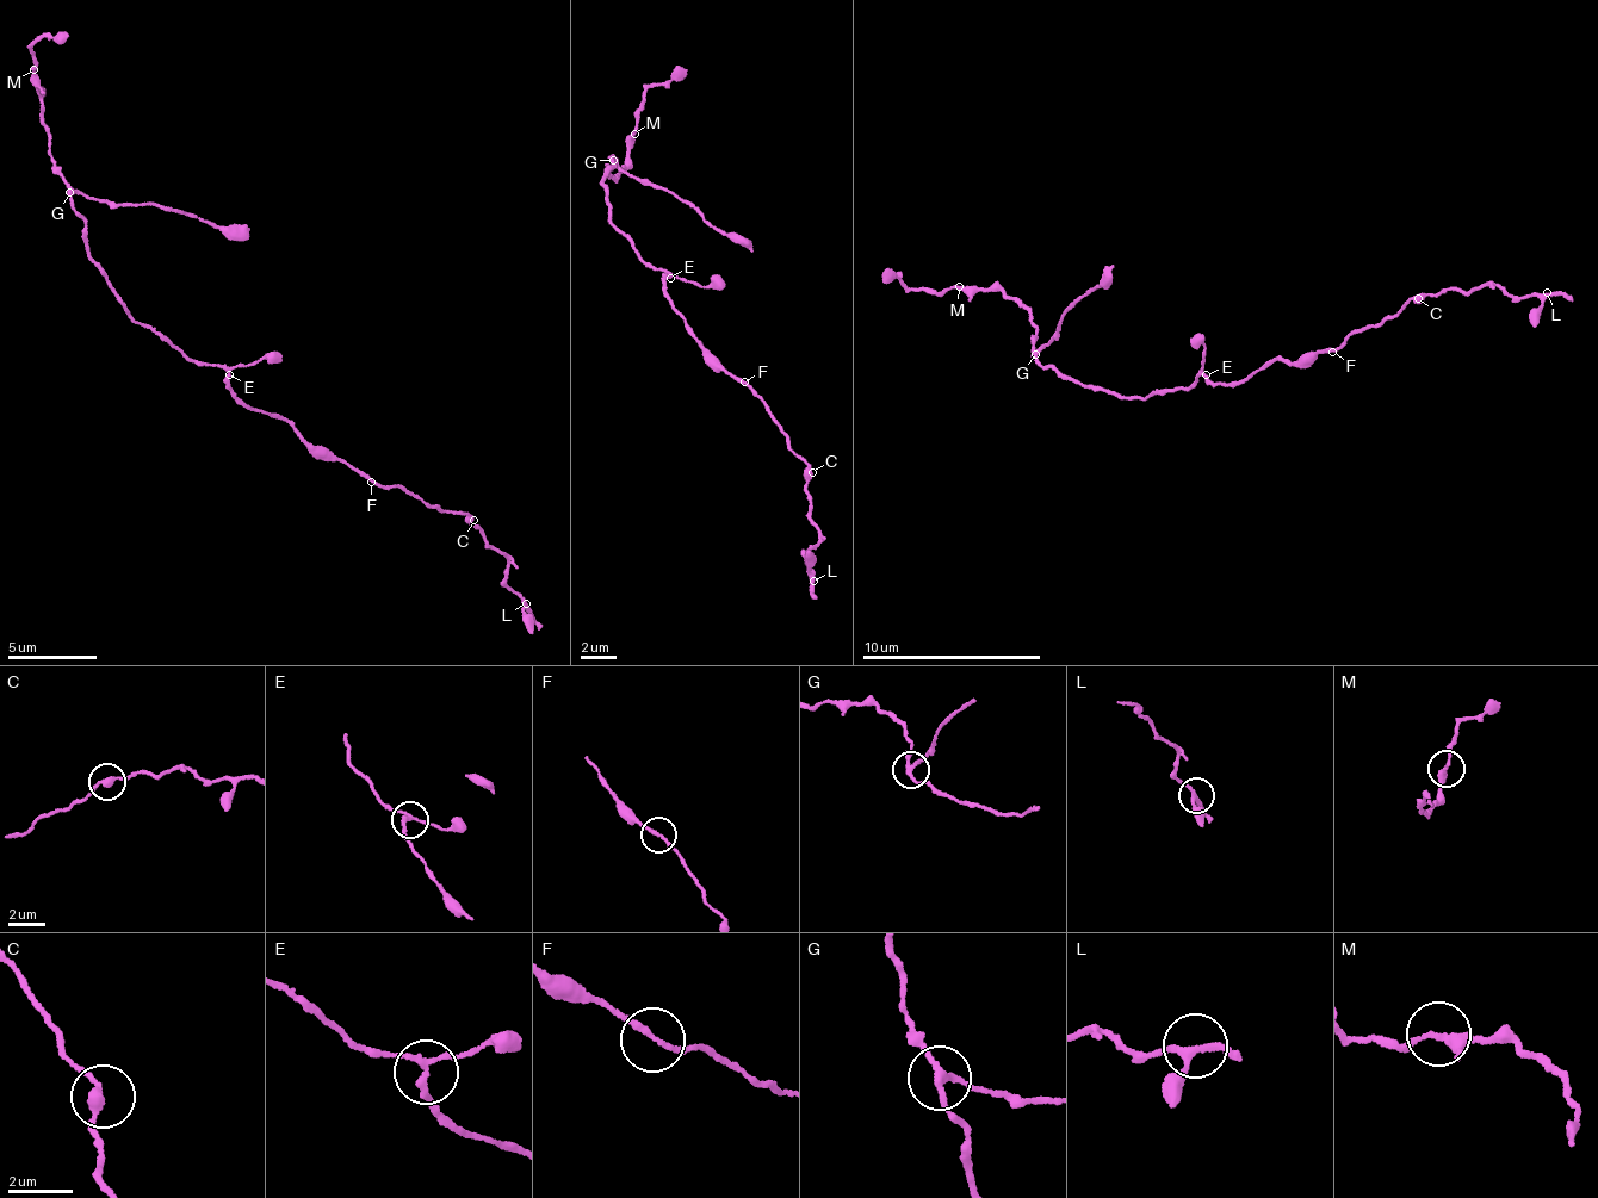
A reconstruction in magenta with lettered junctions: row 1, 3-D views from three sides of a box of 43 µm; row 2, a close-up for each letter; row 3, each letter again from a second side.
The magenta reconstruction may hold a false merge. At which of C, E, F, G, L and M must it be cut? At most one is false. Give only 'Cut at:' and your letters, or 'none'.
Cut at: G

